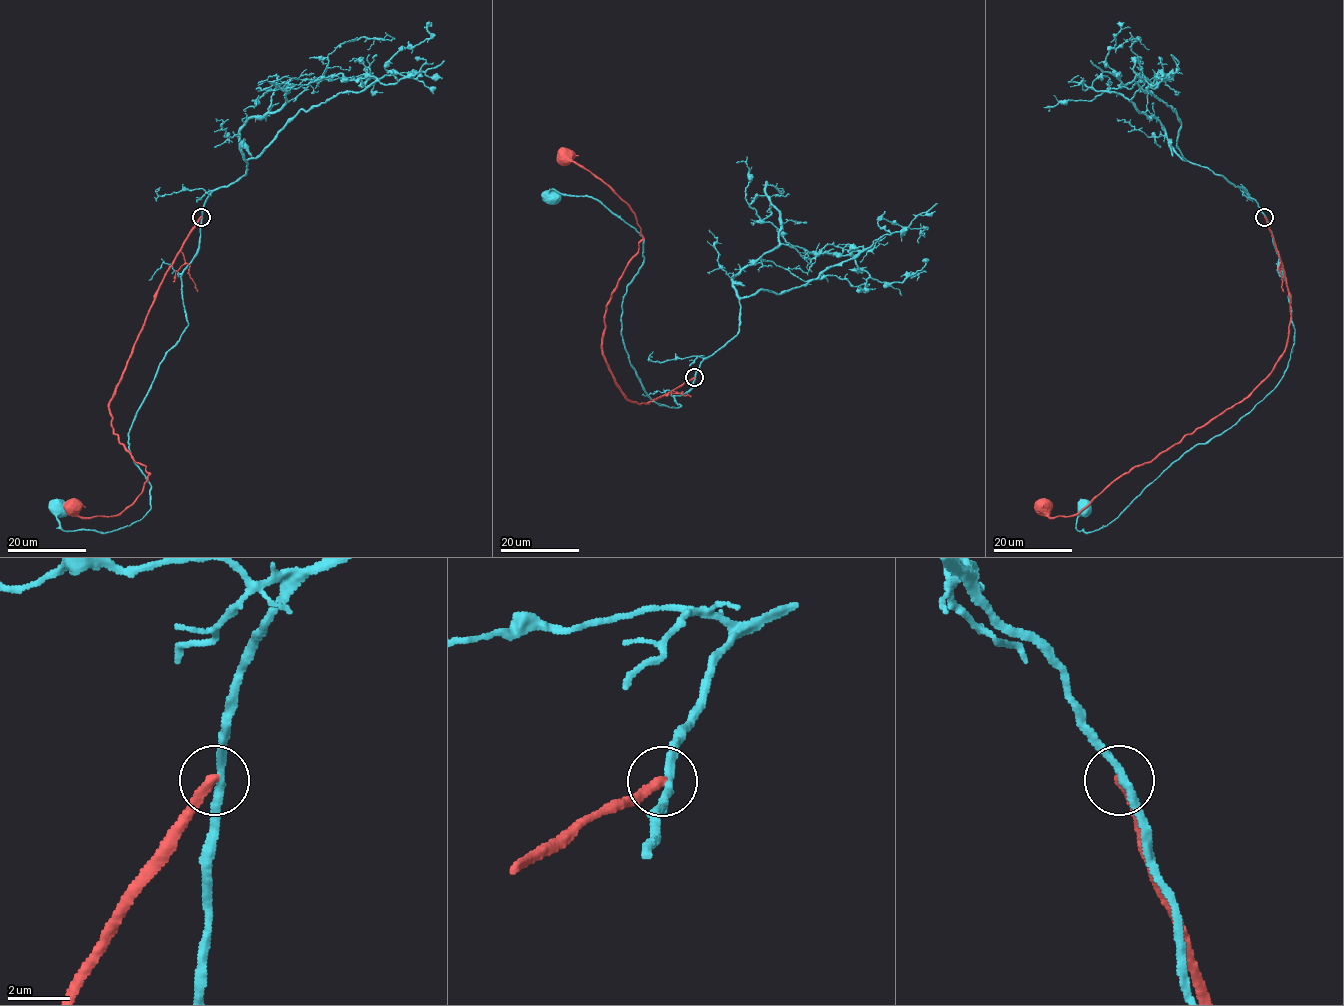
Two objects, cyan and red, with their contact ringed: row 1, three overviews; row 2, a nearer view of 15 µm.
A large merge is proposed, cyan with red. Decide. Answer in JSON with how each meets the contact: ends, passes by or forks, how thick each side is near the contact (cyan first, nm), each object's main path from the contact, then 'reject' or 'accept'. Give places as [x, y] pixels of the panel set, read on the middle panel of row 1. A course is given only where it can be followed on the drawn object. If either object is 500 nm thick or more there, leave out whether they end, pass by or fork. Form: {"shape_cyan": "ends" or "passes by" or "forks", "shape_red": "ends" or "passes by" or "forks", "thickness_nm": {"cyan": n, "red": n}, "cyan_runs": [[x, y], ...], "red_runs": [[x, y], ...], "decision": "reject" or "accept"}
{"shape_cyan": "passes by", "shape_red": "ends", "thickness_nm": {"cyan": 240, "red": 320}, "cyan_runs": [[695, 377], [674, 397], [679, 408], [648, 396], [621, 334], [644, 239], [597, 200], [553, 197]], "red_runs": [[694, 377], [649, 403], [617, 387], [603, 354], [606, 306], [641, 228], [609, 186], [562, 156]], "decision": "reject"}

